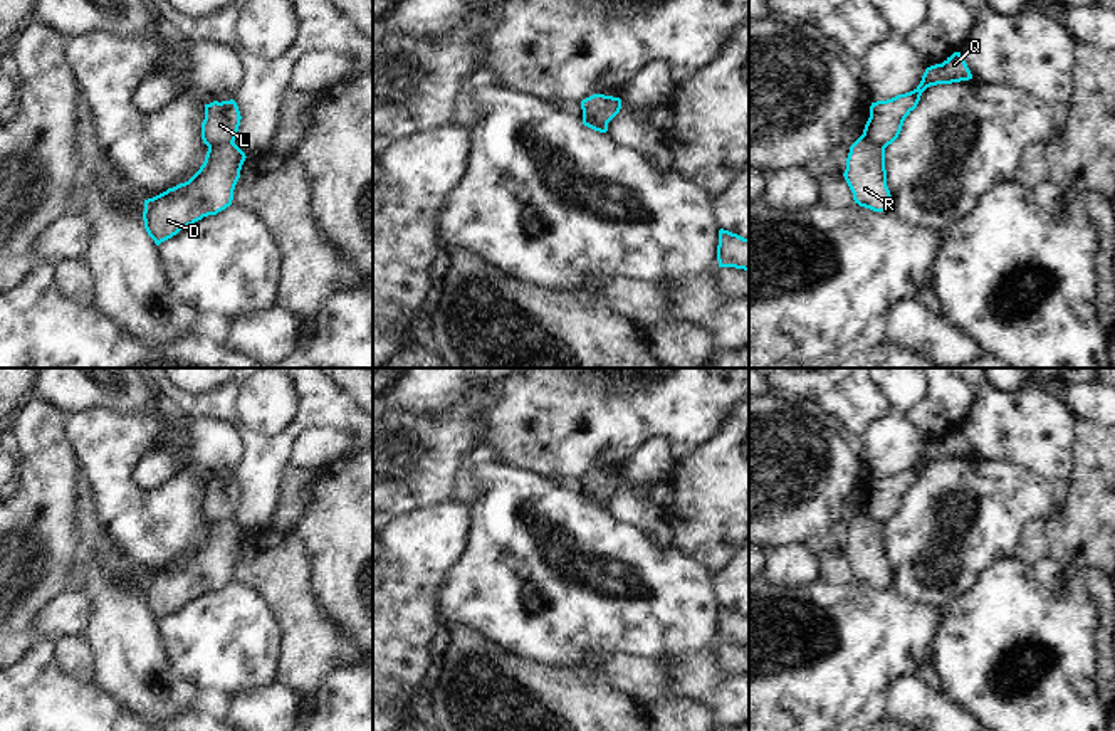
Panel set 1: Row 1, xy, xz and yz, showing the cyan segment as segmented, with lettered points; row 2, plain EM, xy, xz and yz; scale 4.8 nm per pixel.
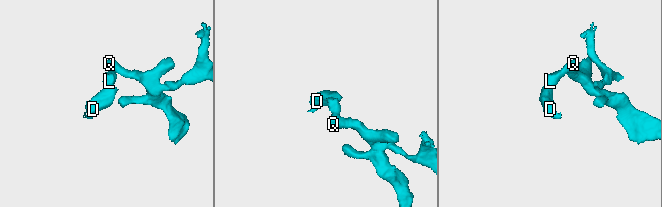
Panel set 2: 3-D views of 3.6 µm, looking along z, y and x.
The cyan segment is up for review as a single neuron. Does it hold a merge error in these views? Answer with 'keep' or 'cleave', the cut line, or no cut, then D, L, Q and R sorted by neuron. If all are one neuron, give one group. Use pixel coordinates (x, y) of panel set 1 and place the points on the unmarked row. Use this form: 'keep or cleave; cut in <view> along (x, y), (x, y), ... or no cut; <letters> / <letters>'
cleave; cut in xy along (232, 518), (209, 525); D R / L Q

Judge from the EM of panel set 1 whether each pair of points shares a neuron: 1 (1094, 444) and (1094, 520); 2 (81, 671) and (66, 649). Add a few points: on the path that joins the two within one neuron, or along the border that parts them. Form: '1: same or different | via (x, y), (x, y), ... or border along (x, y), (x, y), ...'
1: same | via (1094, 462), (1094, 501)
2: same | via (79, 666), (71, 654)

